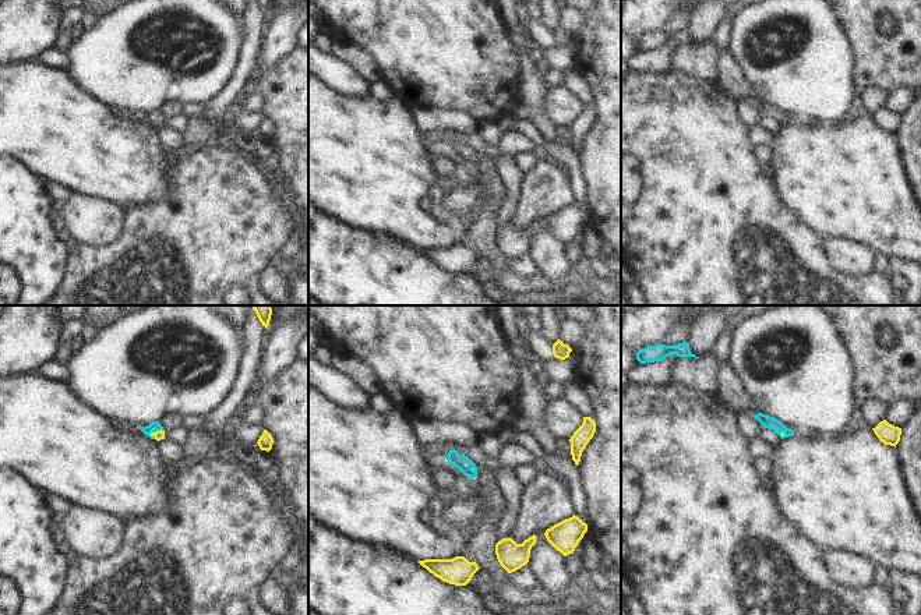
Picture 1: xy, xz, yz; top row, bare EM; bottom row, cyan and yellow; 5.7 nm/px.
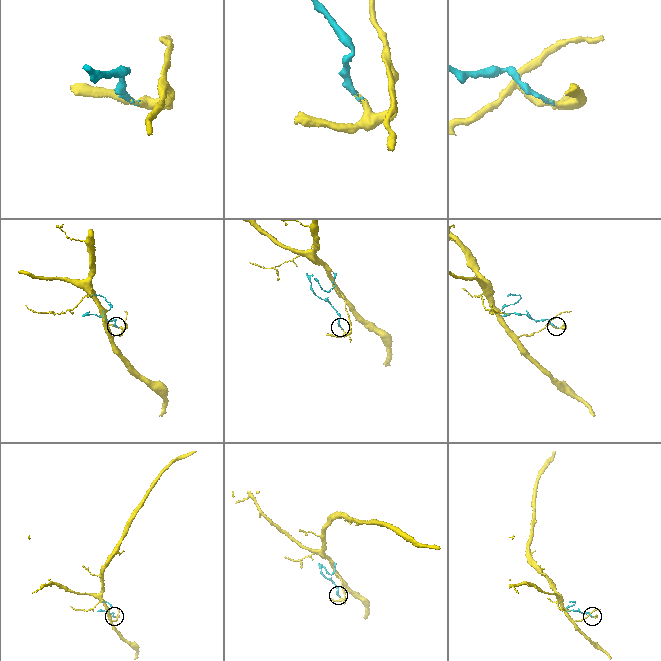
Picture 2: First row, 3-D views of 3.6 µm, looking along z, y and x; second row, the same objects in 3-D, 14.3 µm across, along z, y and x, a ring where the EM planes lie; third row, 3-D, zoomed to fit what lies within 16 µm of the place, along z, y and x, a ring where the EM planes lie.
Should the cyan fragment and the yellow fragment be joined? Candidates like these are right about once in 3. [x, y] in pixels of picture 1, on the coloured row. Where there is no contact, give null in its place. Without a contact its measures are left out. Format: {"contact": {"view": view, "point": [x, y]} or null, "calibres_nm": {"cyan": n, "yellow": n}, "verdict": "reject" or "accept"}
{"contact": {"view": "xy", "point": [156, 430]}, "calibres_nm": {"cyan": 60, "yellow": 50}, "verdict": "accept"}

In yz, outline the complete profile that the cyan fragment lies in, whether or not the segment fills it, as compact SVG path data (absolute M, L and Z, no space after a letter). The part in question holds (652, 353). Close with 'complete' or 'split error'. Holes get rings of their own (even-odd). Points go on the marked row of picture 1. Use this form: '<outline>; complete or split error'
M687 342L678 343L675 346L656 344L647 346L636 353L636 360L641 364L661 361L670 354L677 354L678 357L696 357L691 353L689 344Z; complete

